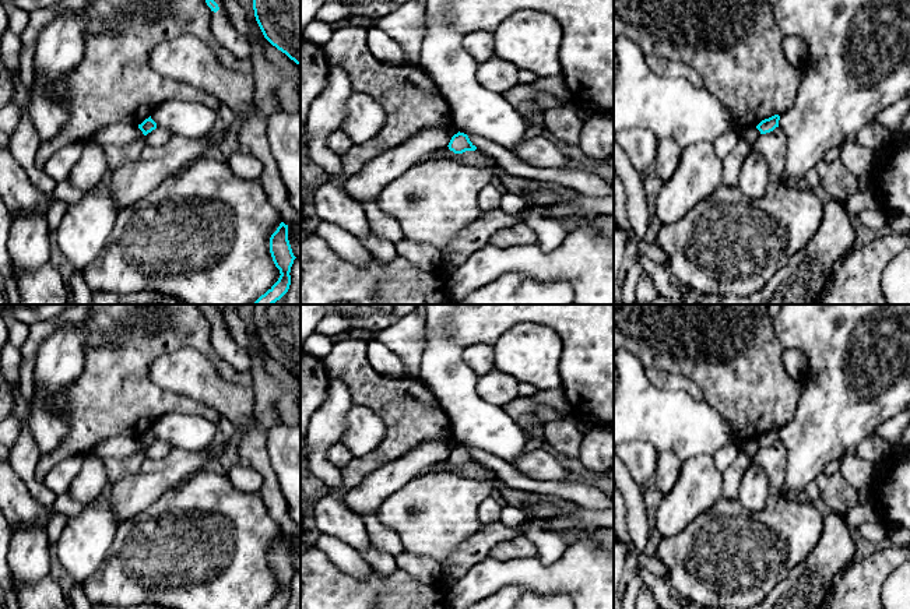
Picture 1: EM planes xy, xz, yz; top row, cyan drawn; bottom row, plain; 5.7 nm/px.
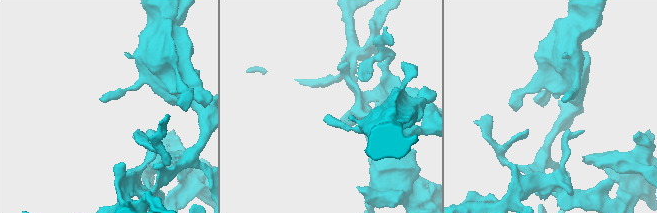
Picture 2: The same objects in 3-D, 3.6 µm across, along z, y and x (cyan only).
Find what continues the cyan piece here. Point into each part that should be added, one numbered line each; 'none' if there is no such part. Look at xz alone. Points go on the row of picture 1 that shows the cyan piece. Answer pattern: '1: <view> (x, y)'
none

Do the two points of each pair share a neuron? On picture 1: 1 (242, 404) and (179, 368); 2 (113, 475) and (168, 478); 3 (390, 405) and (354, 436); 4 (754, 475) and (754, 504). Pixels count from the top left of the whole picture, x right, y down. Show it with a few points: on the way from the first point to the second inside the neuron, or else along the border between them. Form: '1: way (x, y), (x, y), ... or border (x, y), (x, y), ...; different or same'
1: way (227, 397), (207, 387), (194, 376); same
2: border (146, 458), (134, 472), (108, 486); different
3: border (354, 404), (382, 419), (385, 437), (376, 447); different
4: way (754, 482), (754, 497); same

